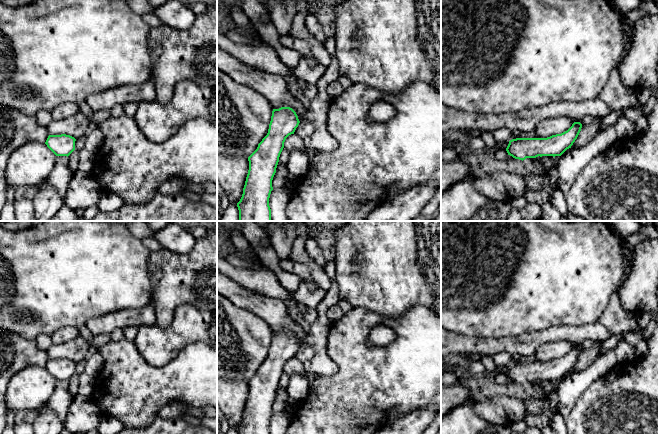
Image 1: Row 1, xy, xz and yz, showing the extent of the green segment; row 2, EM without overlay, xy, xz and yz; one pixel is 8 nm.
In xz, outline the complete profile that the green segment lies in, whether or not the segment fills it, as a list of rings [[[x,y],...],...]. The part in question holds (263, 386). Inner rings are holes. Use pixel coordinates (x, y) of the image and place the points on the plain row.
[[[290,331],[273,333],[267,359],[248,381],[249,394],[238,434],[271,434],[272,404],[286,362],[294,358],[300,345]]]

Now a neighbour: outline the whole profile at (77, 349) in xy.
[[[79,335],[77,338],[69,340],[65,343],[52,344],[47,350],[49,359],[66,358],[75,363],[85,360],[89,355],[91,340],[87,340]]]

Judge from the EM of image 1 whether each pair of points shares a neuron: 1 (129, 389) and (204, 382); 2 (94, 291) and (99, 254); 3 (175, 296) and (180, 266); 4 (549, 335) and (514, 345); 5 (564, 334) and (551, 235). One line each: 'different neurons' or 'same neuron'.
1: same neuron
2: same neuron
3: same neuron
4: same neuron
5: different neurons

